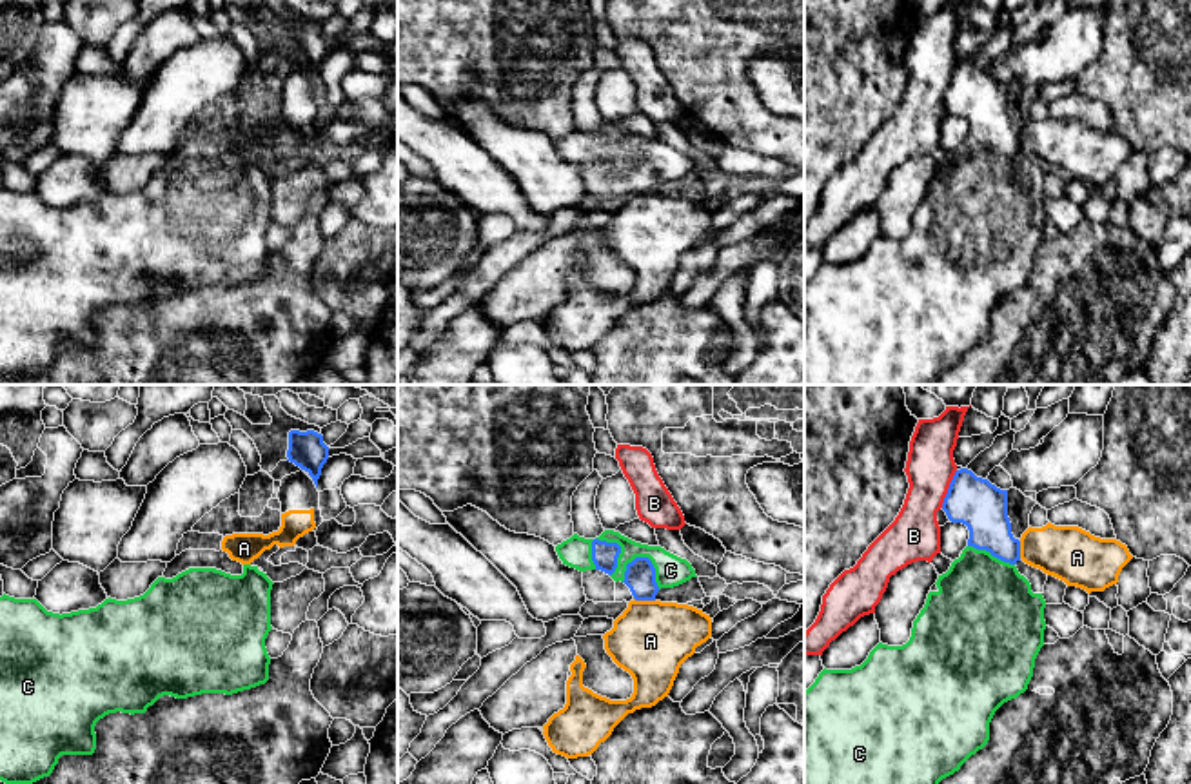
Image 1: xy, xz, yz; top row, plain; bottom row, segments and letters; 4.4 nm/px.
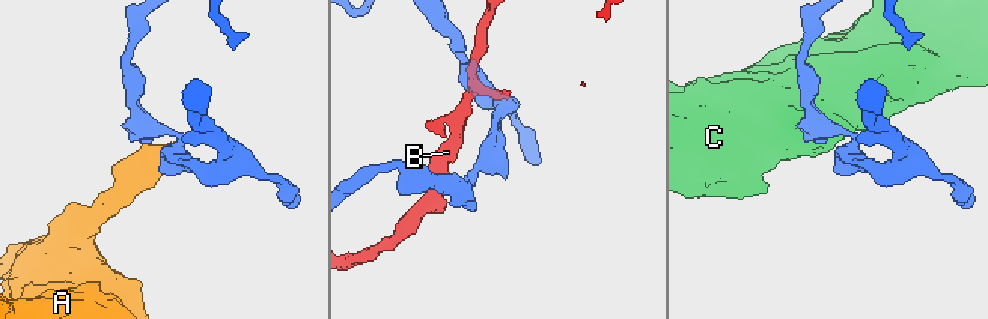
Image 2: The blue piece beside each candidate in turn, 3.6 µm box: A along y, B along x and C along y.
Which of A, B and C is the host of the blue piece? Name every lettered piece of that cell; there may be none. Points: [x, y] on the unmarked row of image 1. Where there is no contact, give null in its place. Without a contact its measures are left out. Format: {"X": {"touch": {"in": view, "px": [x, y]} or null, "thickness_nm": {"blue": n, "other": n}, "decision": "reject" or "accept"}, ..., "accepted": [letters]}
{"A": {"touch": {"in": "xz", "px": [645, 193]}, "thickness_nm": {"blue": 140, "other": 340}, "decision": "reject"}, "B": {"touch": {"in": "yz", "px": [948, 82]}, "thickness_nm": {"blue": 220, "other": 220}, "decision": "reject"}, "C": {"touch": {"in": "xz", "px": [620, 144]}, "thickness_nm": {"blue": 110, "other": 140}, "decision": "accept"}, "accepted": ["C"]}

